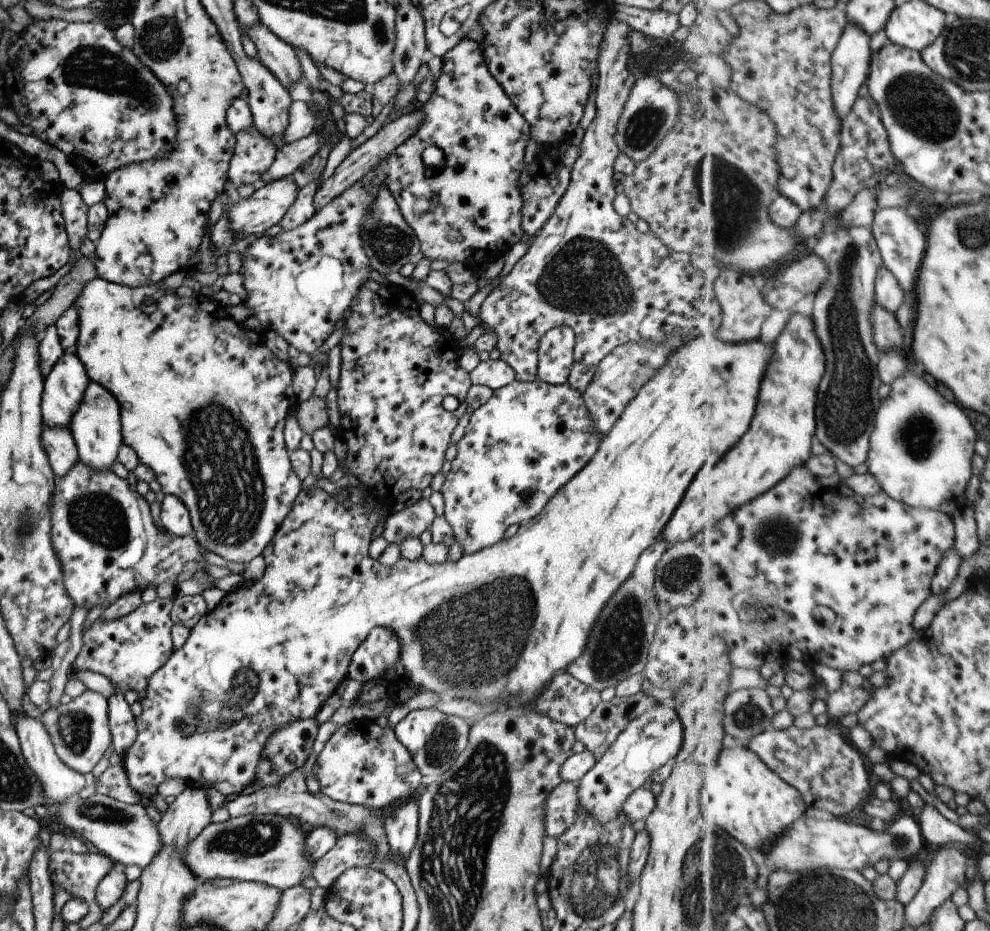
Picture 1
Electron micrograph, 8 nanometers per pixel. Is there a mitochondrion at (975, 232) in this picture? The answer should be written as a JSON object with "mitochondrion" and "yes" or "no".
{"mitochondrion":"yes"}

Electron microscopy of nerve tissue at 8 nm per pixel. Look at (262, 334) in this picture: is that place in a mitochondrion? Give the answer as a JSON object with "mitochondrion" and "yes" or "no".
{"mitochondrion":"no"}

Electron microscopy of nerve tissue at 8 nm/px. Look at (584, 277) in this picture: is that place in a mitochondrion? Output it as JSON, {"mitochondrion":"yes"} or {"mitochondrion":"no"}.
{"mitochondrion":"yes"}

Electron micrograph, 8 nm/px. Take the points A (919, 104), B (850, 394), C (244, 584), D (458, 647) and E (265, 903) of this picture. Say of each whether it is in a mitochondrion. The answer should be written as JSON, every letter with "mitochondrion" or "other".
{"A":"mitochondrion","B":"mitochondrion","C":"other","D":"mitochondrion","E":"other"}

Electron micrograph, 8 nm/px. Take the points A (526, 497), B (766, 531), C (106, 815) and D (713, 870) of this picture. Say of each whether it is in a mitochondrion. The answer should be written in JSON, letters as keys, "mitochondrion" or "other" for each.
{"A":"mitochondrion","B":"mitochondrion","C":"mitochondrion","D":"mitochondrion"}

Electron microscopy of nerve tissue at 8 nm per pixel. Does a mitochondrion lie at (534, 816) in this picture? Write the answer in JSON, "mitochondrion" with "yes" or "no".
{"mitochondrion":"no"}

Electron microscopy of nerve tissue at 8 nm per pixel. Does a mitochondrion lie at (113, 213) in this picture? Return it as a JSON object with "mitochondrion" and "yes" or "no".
{"mitochondrion":"no"}

